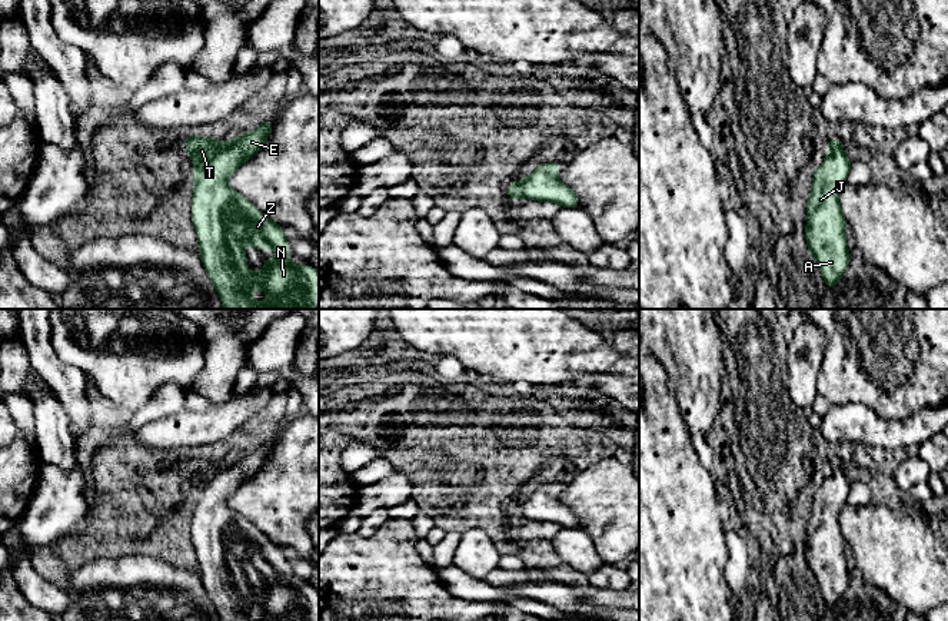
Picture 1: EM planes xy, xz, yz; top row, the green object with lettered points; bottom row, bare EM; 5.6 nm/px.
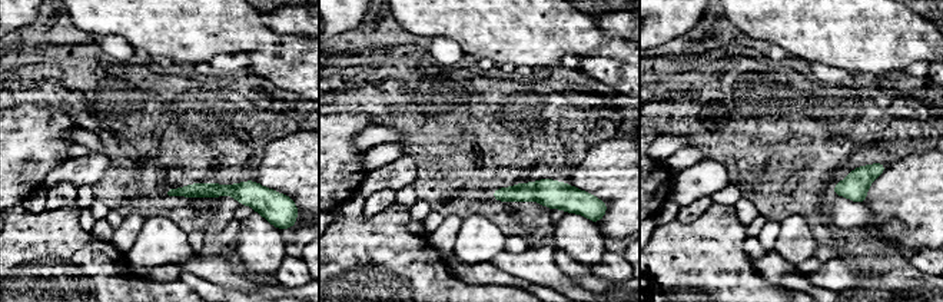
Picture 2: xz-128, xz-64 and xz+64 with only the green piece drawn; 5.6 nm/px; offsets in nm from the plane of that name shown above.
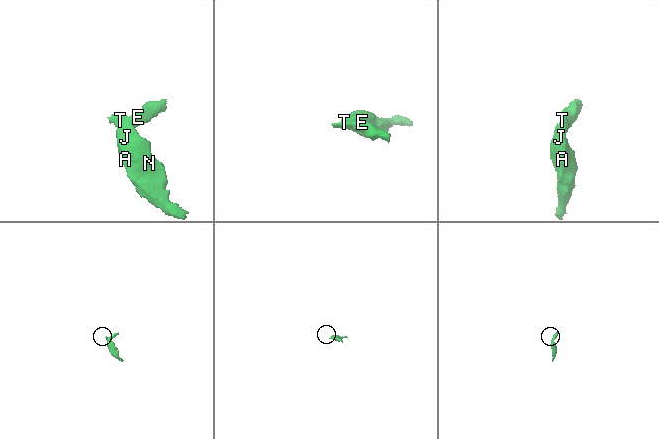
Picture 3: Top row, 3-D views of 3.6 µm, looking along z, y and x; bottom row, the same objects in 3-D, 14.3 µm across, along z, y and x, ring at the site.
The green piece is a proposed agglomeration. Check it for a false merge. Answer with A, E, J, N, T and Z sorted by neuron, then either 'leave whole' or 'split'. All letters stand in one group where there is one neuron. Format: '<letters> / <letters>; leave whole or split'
A E J N T Z; leave whole

